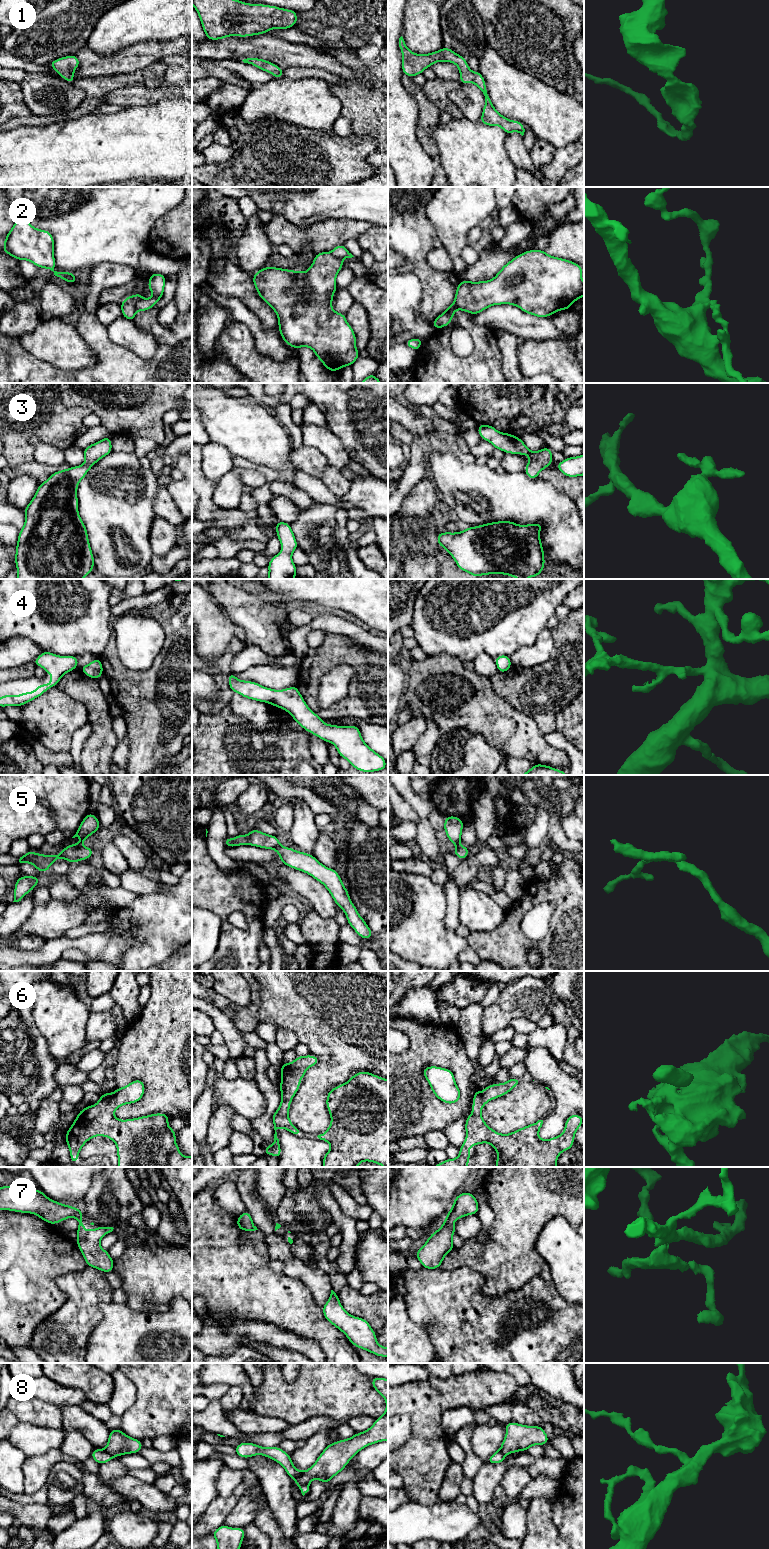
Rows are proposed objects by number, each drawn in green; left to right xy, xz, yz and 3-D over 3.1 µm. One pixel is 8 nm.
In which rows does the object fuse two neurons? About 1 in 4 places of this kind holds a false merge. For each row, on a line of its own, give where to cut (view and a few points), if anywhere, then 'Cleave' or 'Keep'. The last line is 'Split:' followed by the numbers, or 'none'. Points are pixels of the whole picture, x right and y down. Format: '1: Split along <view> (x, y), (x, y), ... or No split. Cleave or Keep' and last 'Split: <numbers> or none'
1: No split. Keep
2: Split along xy (143, 298), (137, 302), (135, 309). Cleave
3: No split. Keep
4: No split. Keep
5: No split. Keep
6: No split. Keep
7: No split. Keep
8: Split along xz (304, 1471), (294, 1479). Cleave
Split: 2, 8

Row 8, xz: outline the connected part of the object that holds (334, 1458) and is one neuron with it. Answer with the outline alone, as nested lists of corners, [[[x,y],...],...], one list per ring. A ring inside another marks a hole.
[[[373,1377],[371,1383],[386,1401],[384,1414],[376,1418],[369,1429],[327,1445],[315,1463],[295,1479],[303,1496],[309,1491],[309,1485],[313,1479],[322,1481],[326,1485],[360,1450],[381,1441],[388,1441],[388,1379]]]

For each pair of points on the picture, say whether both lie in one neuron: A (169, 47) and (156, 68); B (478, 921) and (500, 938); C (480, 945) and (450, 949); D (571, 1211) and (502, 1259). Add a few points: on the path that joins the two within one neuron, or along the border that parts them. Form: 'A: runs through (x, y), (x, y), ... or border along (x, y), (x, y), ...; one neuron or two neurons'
A: border along (160, 61), (153, 62), (138, 70); two neurons
B: border along (506, 913), (505, 918), (495, 928), (471, 932); two neurons
C: border along (466, 938), (469, 946); two neurons
D: runs through (553, 1210), (547, 1210), (516, 1241); one neuron

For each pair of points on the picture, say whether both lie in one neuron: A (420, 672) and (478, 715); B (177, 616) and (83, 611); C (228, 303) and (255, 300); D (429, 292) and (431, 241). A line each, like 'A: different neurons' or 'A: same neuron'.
A: same neuron
B: different neurons
C: different neurons
D: same neuron

